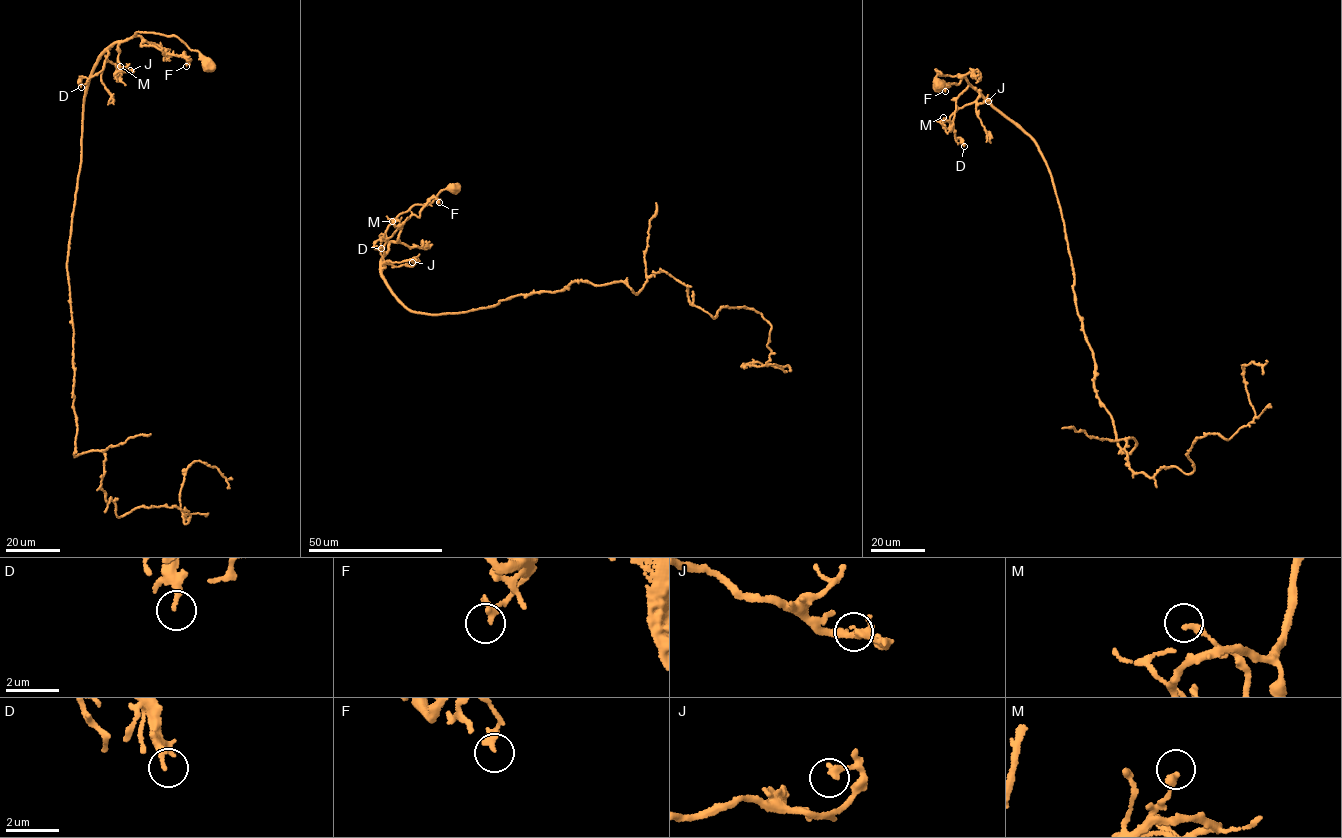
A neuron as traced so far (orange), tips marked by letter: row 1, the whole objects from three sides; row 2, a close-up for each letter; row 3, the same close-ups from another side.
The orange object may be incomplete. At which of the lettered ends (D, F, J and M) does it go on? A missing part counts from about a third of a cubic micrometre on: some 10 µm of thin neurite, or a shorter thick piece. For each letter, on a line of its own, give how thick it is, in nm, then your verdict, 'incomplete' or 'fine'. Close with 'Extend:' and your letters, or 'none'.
D: 220 nm | fine
F: 280 nm | fine
J: 280 nm | fine
M: 260 nm | fine
Extend: none

